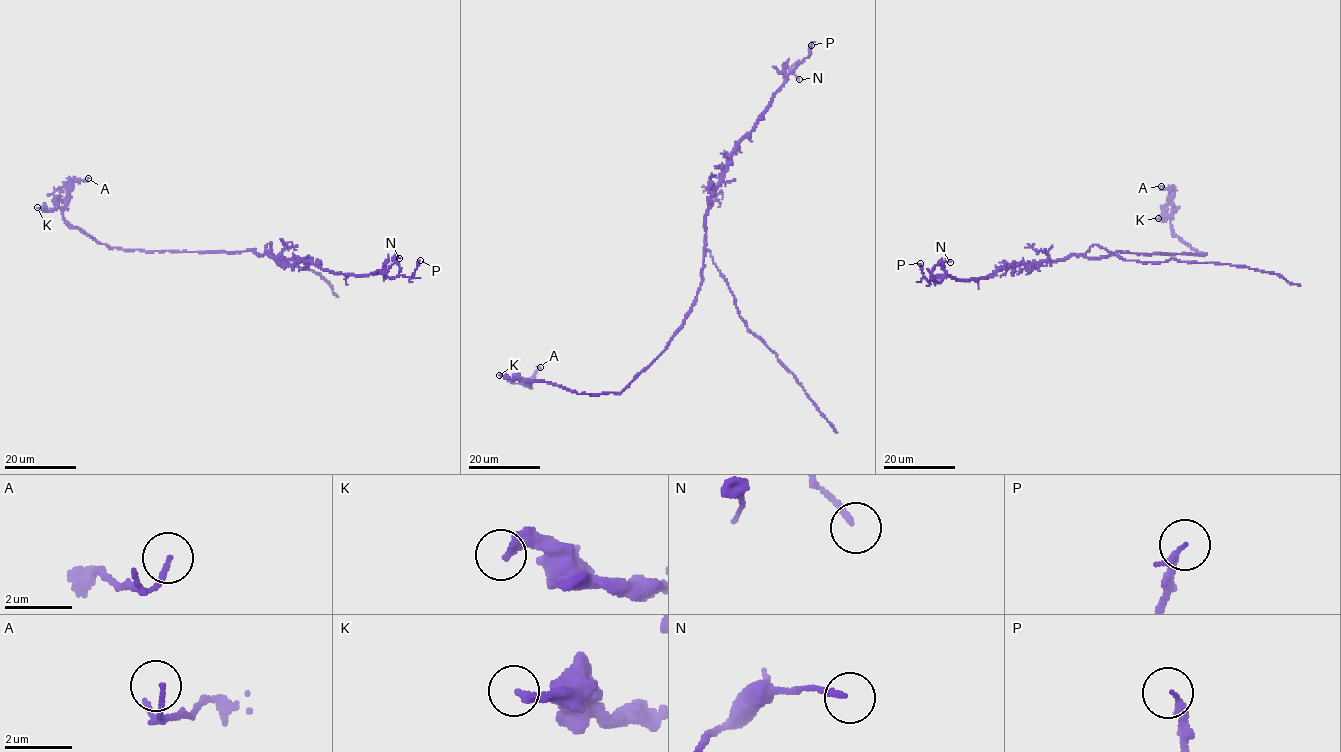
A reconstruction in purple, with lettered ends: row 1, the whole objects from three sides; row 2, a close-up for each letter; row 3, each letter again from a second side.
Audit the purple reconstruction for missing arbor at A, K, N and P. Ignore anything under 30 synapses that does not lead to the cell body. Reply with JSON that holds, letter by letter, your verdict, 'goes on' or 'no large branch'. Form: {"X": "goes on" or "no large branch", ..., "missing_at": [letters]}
{"A": "no large branch", "K": "no large branch", "N": "no large branch", "P": "no large branch", "missing_at": []}

